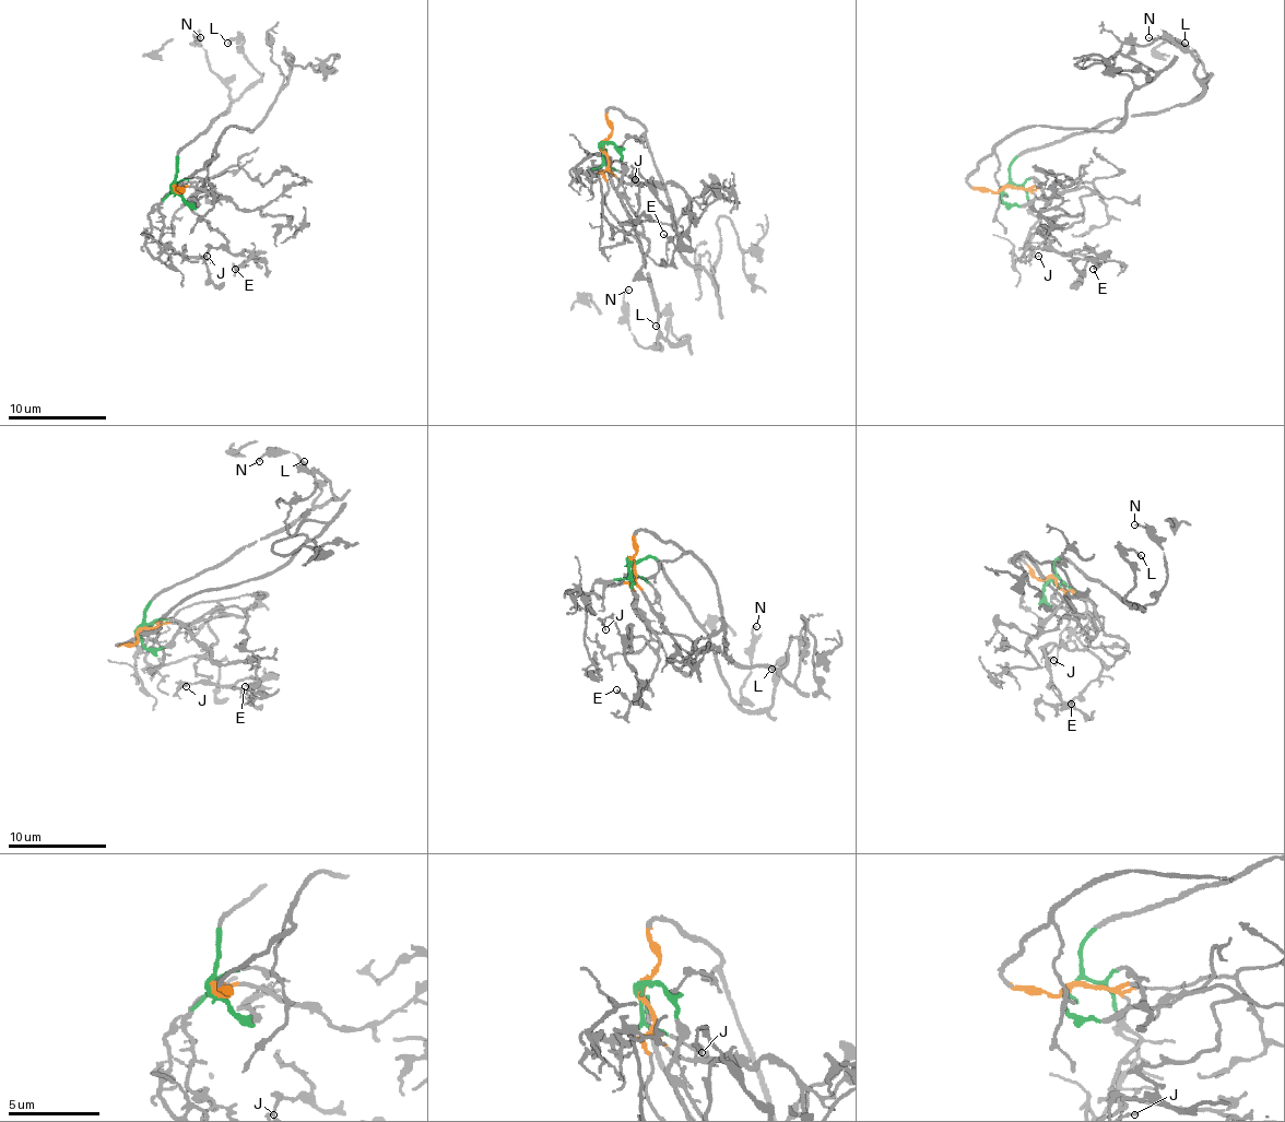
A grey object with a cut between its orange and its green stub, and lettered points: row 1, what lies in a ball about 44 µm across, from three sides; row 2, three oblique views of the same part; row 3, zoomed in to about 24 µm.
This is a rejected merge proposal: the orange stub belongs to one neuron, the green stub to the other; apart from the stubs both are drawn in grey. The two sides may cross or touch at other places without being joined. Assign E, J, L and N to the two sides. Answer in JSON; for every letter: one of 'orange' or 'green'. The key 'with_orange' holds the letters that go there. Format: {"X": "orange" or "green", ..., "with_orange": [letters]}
{"E": "green", "J": "green", "L": "green", "N": "green", "with_orange": []}

